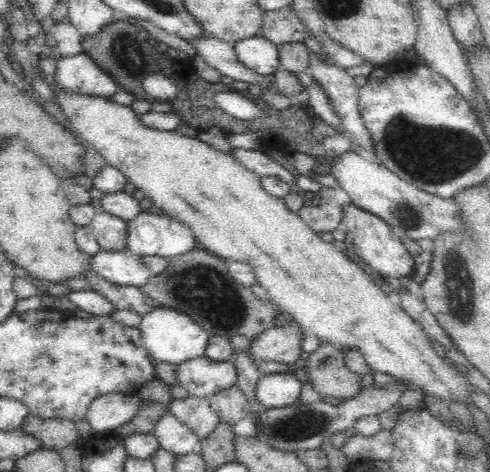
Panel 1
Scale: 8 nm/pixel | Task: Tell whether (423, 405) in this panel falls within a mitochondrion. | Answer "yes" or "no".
no

